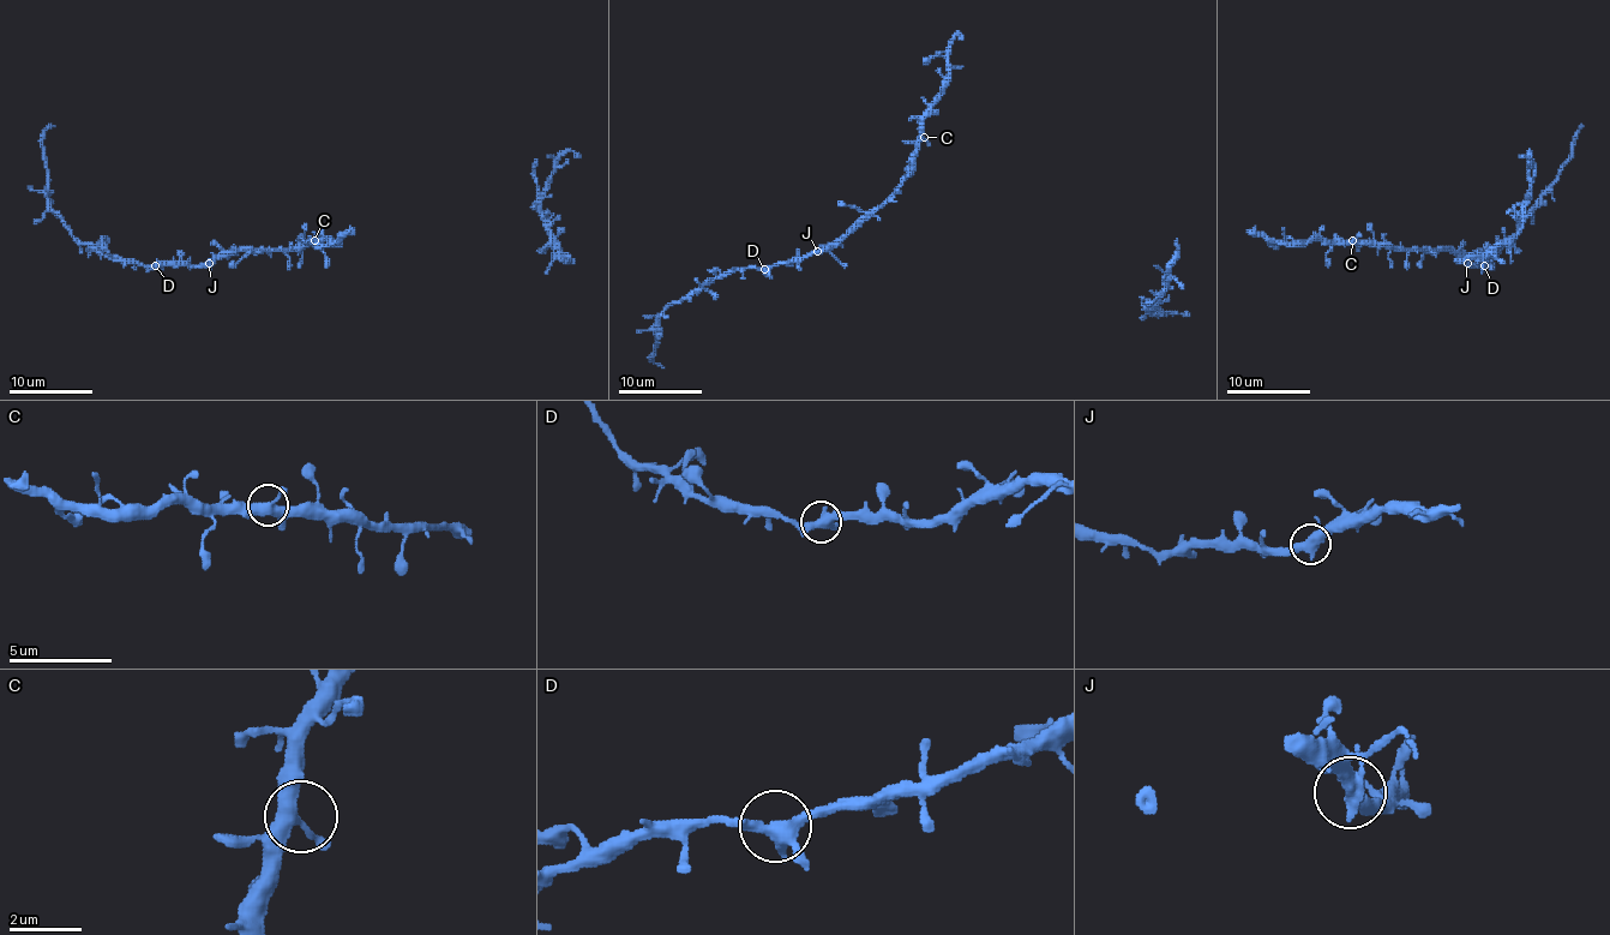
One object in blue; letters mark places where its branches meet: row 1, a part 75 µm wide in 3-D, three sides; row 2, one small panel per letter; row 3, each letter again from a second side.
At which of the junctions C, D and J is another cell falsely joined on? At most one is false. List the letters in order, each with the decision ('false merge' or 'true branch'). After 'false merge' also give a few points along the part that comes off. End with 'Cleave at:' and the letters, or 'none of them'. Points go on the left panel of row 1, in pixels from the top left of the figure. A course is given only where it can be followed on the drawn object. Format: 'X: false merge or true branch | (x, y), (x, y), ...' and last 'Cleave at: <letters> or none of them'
C: true branch
D: true branch
J: true branch
Cleave at: none of them

